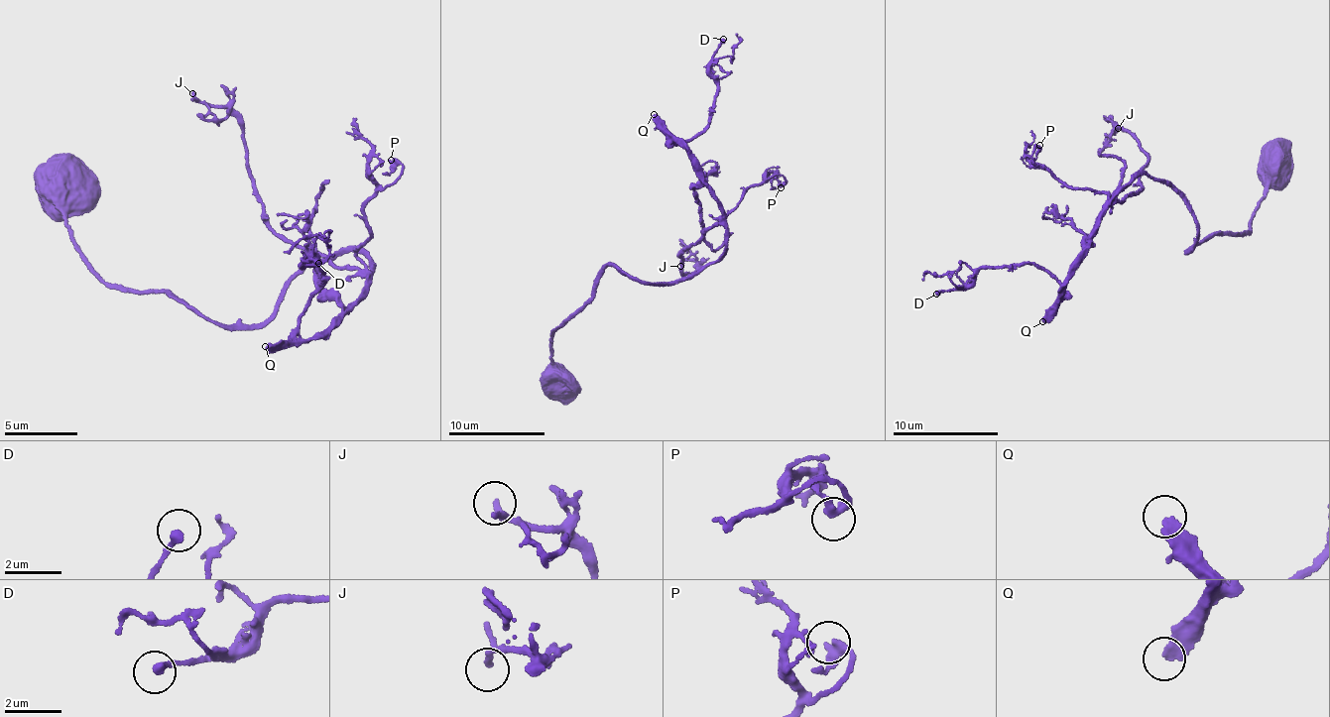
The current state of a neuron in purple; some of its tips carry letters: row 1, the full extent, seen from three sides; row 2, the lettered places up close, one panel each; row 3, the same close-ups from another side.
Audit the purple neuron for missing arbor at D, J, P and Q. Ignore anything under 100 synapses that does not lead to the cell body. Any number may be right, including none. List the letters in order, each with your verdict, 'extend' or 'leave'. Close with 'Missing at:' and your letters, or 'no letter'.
D: leave
J: leave
P: leave
Q: extend
Missing at: Q

